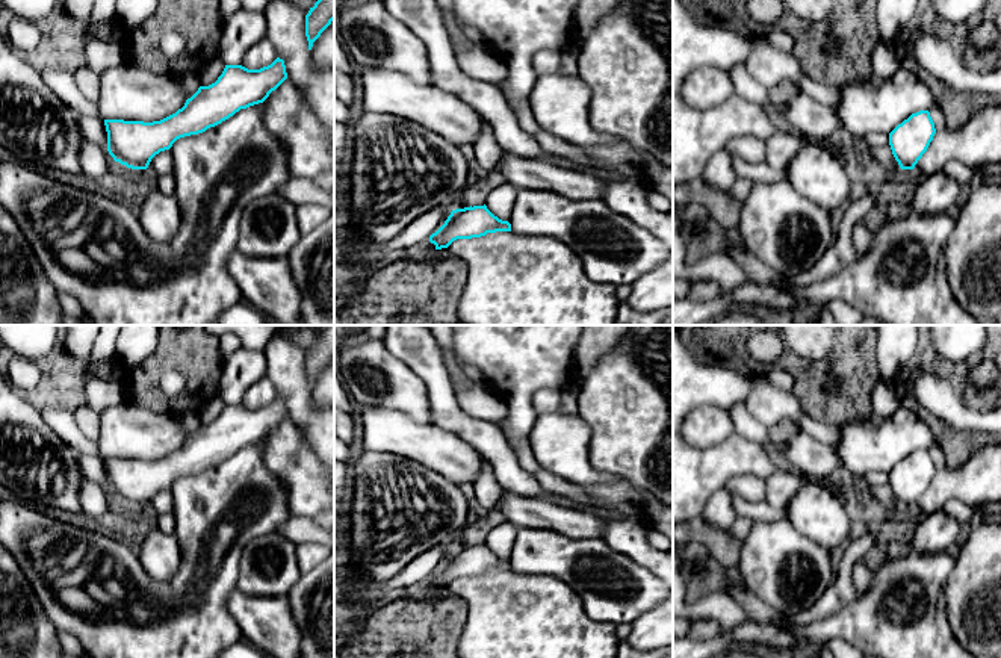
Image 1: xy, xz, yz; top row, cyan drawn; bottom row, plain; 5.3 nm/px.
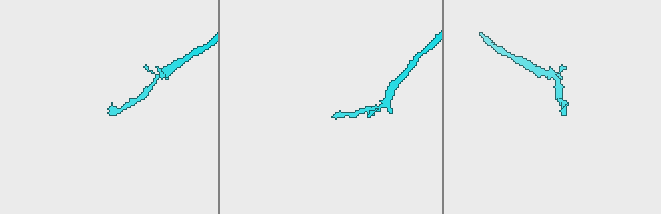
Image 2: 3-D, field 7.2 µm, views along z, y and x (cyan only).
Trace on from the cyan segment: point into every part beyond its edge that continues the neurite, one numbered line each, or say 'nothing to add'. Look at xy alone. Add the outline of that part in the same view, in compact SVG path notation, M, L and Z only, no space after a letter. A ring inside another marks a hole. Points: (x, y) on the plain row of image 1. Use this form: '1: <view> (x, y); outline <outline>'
nothing to add

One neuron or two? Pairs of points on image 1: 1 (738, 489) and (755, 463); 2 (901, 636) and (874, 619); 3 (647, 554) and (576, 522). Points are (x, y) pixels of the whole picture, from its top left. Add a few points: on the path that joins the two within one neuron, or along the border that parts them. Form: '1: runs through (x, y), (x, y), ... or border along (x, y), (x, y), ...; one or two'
1: border along (762, 478), (755, 475), (732, 477), (722, 487); two
2: runs through (895, 630), (888, 622), (880, 622); one
3: border along (607, 521), (601, 536); two

